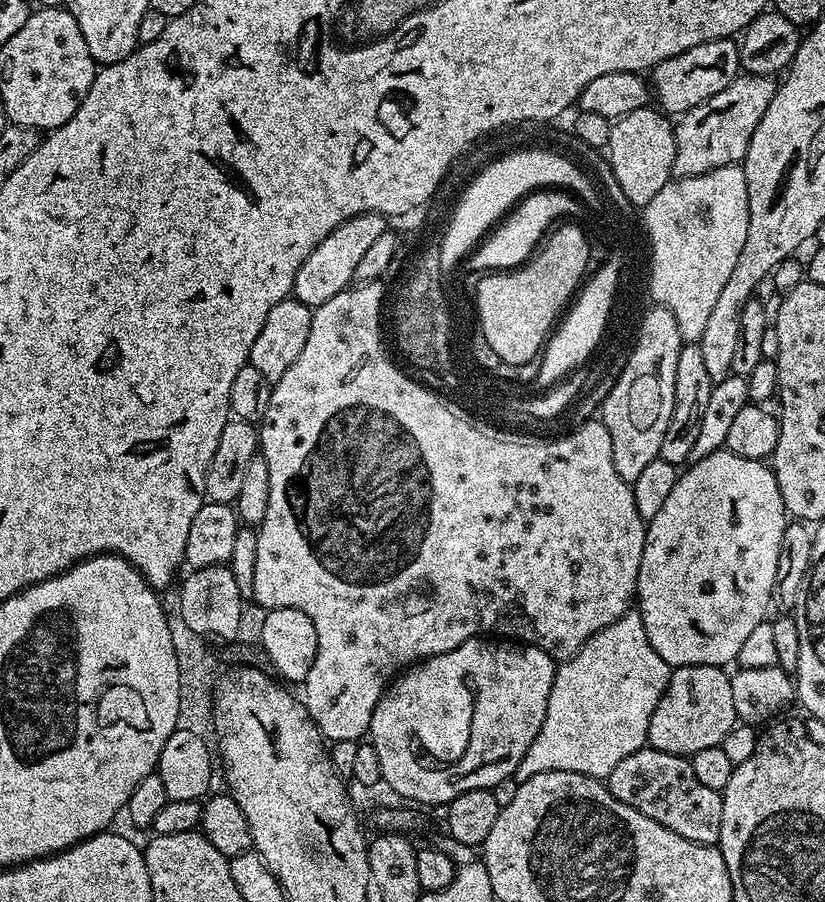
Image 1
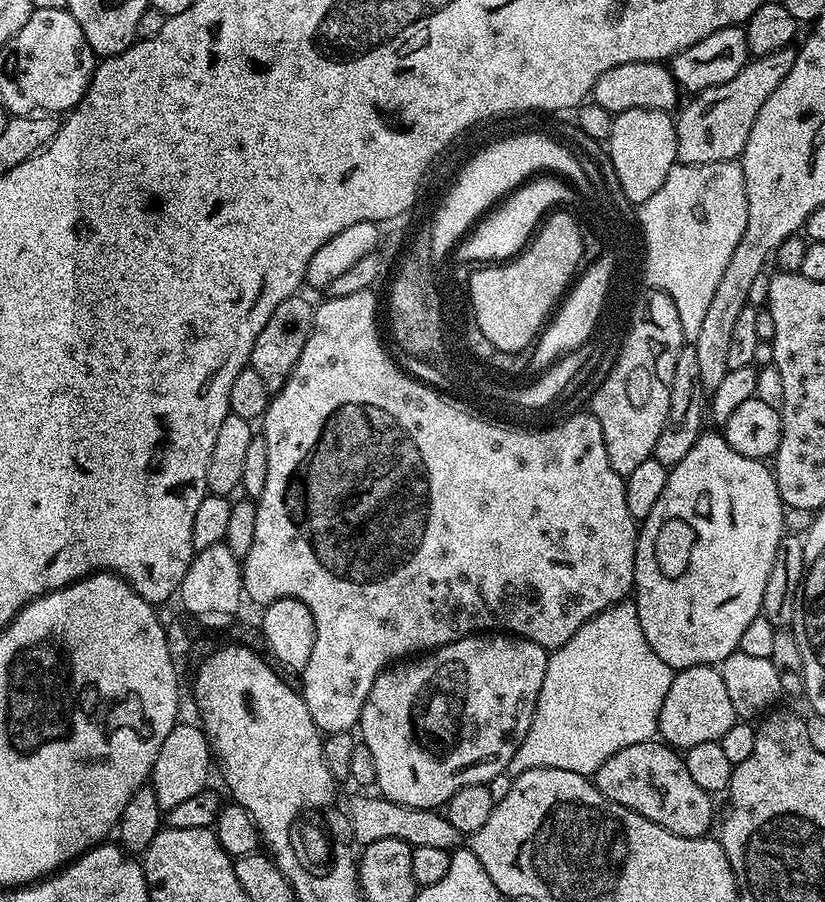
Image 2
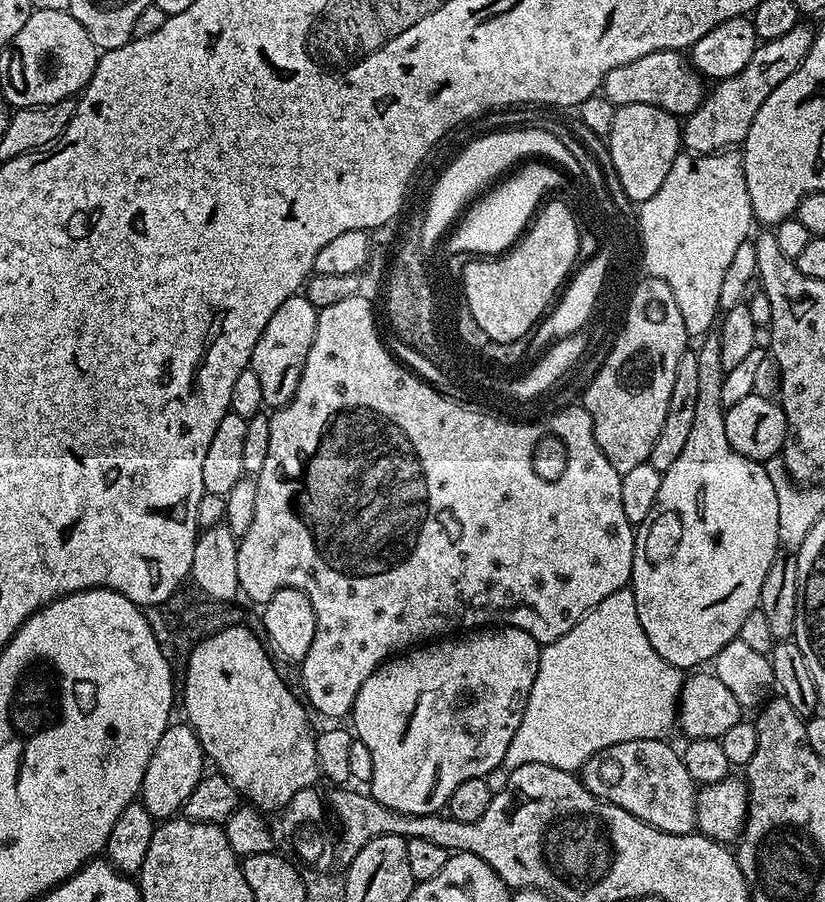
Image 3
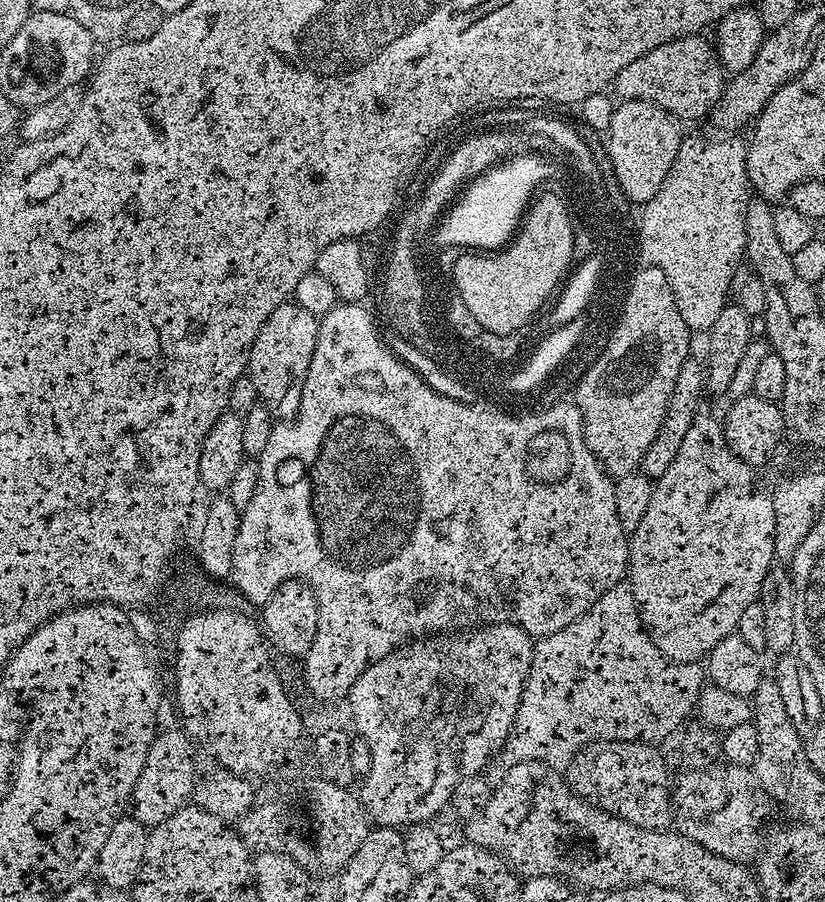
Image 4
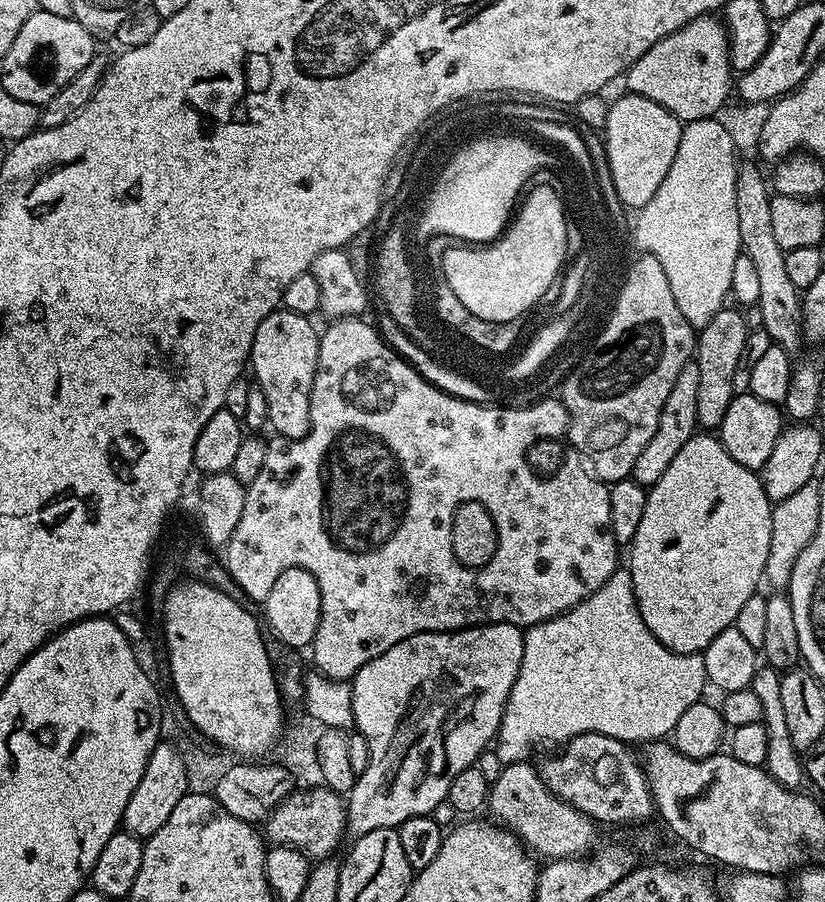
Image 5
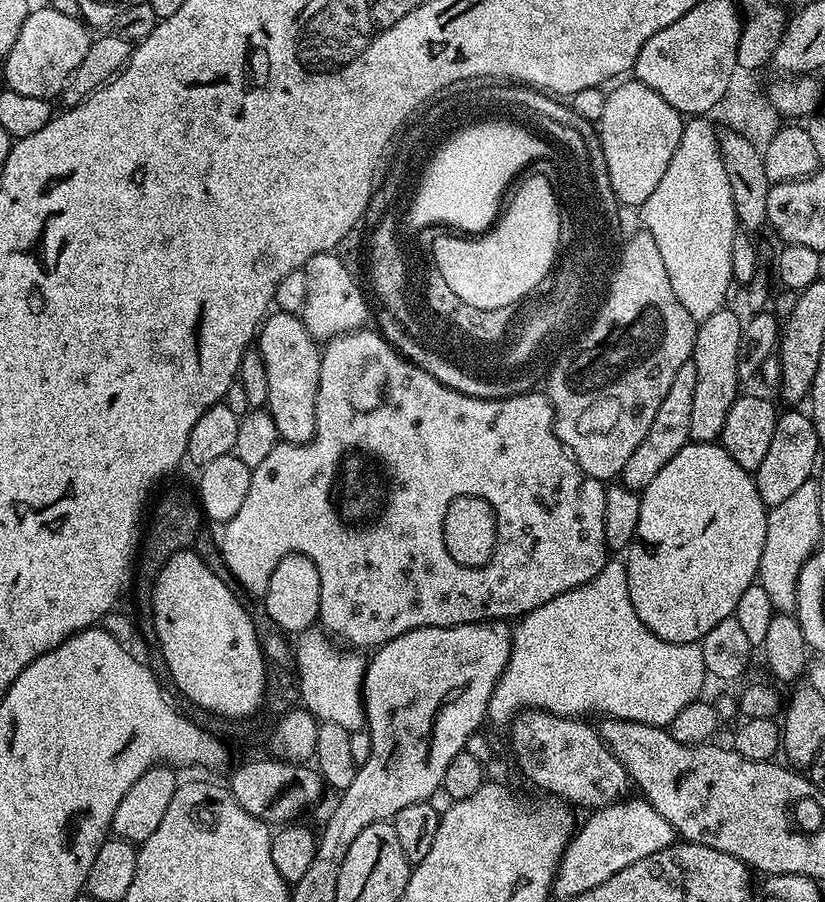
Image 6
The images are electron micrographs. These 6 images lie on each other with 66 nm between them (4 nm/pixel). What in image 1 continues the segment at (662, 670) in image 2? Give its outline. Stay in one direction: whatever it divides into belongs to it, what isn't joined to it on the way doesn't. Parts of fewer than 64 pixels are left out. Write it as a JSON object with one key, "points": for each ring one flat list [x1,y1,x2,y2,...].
{"points":[[630,610,622,614,610,626,598,630,569,660,563,661,554,674,554,686,550,686,550,700,546,702,546,716,542,722,542,730,534,742,530,742,530,750,526,750,526,758,518,762,515,774,517,781,534,778,539,772,566,770,574,774,586,774,597,778,606,778,622,758,634,754,648,744,648,727,650,714,654,714,654,706,662,698,673,669,650,646,650,638,646,638,646,626,642,626,639,611]]}

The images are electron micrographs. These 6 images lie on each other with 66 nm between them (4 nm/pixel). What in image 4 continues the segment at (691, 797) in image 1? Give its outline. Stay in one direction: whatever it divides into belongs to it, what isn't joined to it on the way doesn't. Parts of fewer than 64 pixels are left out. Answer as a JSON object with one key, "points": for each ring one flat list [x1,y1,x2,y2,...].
{"points":[[592,740,574,754,562,775,586,802,639,828,662,832,674,824,674,780,668,777,668,764,656,748,655,743,642,740]]}

